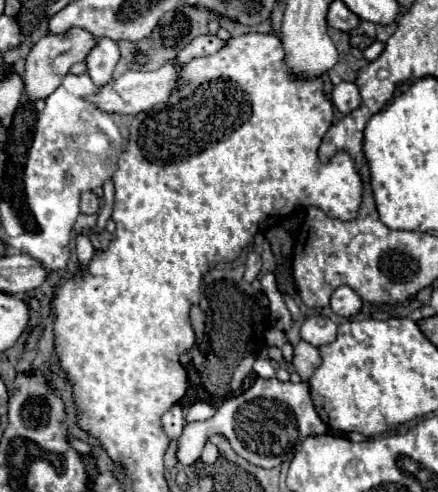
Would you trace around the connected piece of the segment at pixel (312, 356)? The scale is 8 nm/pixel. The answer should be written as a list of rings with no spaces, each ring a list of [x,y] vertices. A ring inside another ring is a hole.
[[[300,341],[298,345],[294,345],[294,357],[292,357],[292,365],[296,369],[296,373],[300,375],[300,379],[304,383],[308,383],[308,379],[314,375],[314,371],[320,365],[320,353],[314,345]]]

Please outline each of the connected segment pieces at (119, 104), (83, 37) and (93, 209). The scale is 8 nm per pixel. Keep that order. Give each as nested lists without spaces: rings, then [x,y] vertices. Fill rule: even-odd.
[[[168,61],[164,67],[160,67],[158,71],[128,71],[122,77],[106,83],[104,87],[100,87],[98,93],[94,95],[86,95],[84,99],[92,105],[96,105],[96,109],[104,111],[104,113],[120,113],[120,115],[136,115],[140,111],[148,111],[158,103],[168,101],[172,89],[176,87],[176,77],[178,77],[178,67],[174,67],[174,61]]]
[[[68,29],[68,33],[62,35],[46,35],[42,37],[30,51],[28,59],[26,59],[26,67],[24,67],[24,95],[28,101],[38,101],[38,99],[46,99],[48,95],[52,95],[62,79],[66,77],[66,73],[70,71],[70,67],[78,61],[84,61],[86,55],[90,53],[90,49],[94,49],[94,45],[98,43],[96,37],[92,37],[92,33],[88,33],[86,29]]]
[[[86,191],[80,195],[80,211],[82,213],[98,213],[98,207],[100,207],[100,201],[92,191]]]

